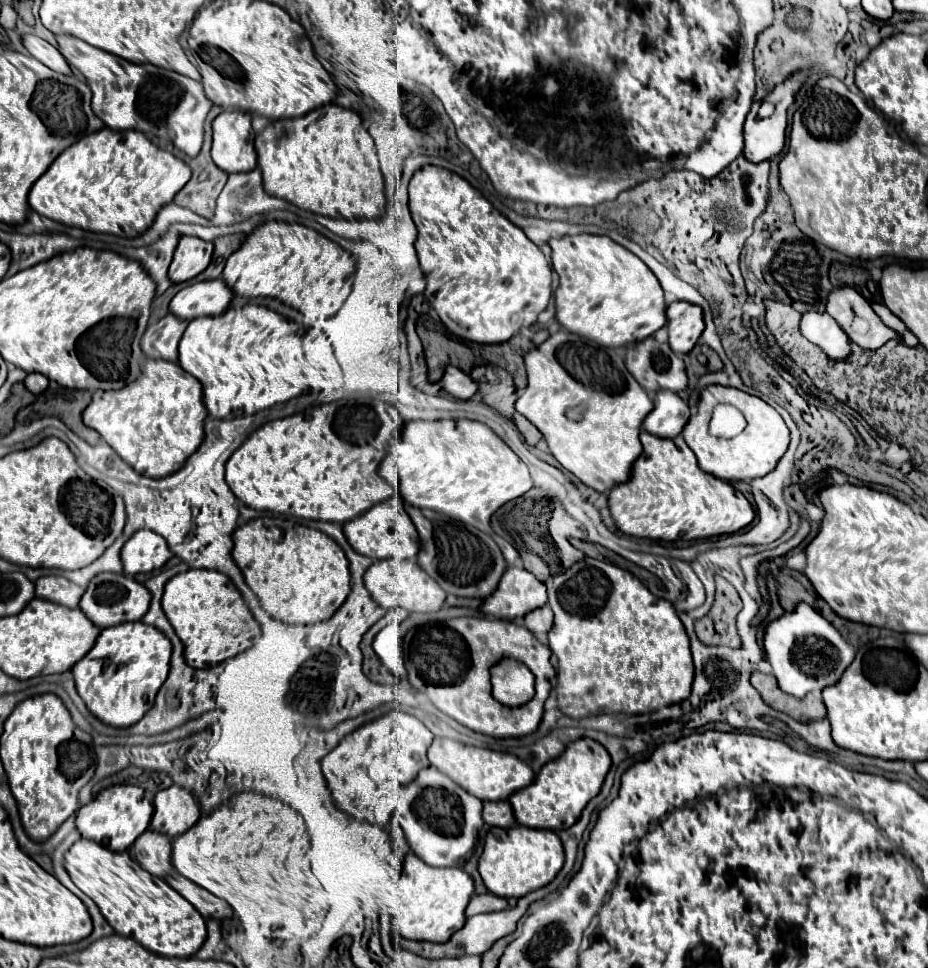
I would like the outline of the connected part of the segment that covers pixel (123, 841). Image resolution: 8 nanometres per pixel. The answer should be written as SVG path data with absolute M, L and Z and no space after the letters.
M112 785L102 789L88 805L80 807L76 815L76 827L84 839L96 841L112 851L126 851L140 833L144 833L150 825L154 813L154 805L144 795L144 791L136 785Z

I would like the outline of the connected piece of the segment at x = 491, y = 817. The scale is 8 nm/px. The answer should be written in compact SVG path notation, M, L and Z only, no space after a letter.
M484 801L482 817L492 827L512 827L516 823L512 805L508 801Z

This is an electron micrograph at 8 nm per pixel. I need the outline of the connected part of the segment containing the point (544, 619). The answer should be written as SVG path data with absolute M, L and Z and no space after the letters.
M544 605L544 607L538 607L534 611L530 611L528 615L524 615L524 625L534 633L548 633L550 629L550 607Z

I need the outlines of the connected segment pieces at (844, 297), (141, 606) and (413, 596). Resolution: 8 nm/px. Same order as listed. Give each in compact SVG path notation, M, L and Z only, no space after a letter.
M834 287L828 293L826 313L834 317L846 331L850 341L860 345L862 349L876 351L890 339L898 337L896 331L888 329L872 311L870 303L852 287Z
M98 573L94 579L90 579L80 599L80 609L100 629L126 623L126 621L140 621L142 615L148 611L148 605L150 605L148 589L140 585L134 577L128 577L122 573Z
M412 559L374 561L372 567L364 573L364 585L370 591L372 599L384 609L402 607L406 611L426 611L426 605L428 605L428 613L430 613L430 611L438 611L446 599L446 593L440 589L440 585L436 585L436 581L432 581L432 577L428 577L424 569L420 569L420 565Z

